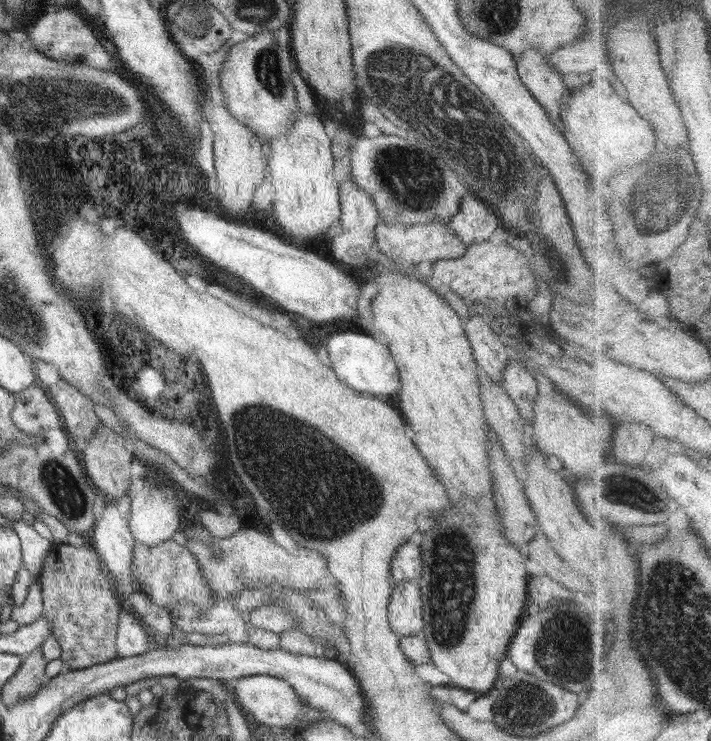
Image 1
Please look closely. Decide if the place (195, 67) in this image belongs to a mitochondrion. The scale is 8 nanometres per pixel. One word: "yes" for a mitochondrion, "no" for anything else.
no

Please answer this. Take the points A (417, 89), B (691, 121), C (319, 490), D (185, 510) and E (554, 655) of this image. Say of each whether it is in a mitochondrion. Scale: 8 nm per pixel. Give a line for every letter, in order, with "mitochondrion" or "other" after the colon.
A: mitochondrion
B: other
C: mitochondrion
D: other
E: mitochondrion

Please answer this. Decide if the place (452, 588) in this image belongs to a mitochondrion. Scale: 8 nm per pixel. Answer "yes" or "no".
yes

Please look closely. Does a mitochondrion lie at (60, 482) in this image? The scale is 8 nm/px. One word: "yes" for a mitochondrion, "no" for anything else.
yes

